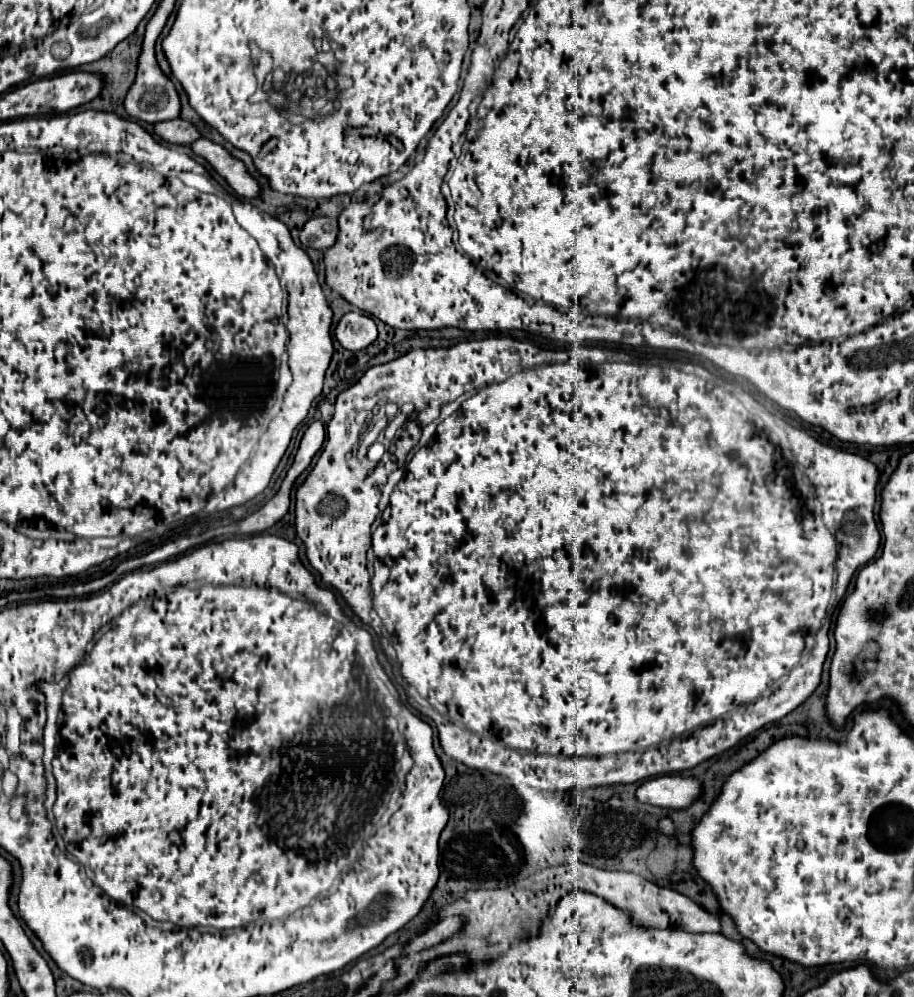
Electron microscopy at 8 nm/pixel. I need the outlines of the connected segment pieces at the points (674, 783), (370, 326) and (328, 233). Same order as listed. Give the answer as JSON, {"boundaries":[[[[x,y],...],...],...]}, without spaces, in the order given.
{"boundaries":[[[[685,776],[651,778],[645,780],[635,792],[635,798],[639,802],[669,810],[683,810],[689,804],[693,804],[699,796],[701,796],[701,782],[697,778],[685,778]]],[[[349,312],[339,320],[335,338],[345,350],[357,352],[367,348],[377,338],[377,326],[371,317],[361,312]]],[[[329,216],[311,218],[301,228],[299,240],[303,248],[311,246],[315,250],[327,250],[337,240],[337,218],[329,218]]]]}

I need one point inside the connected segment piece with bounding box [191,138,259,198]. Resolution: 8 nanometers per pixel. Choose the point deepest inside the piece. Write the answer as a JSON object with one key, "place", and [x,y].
{"place":[233,171]}

